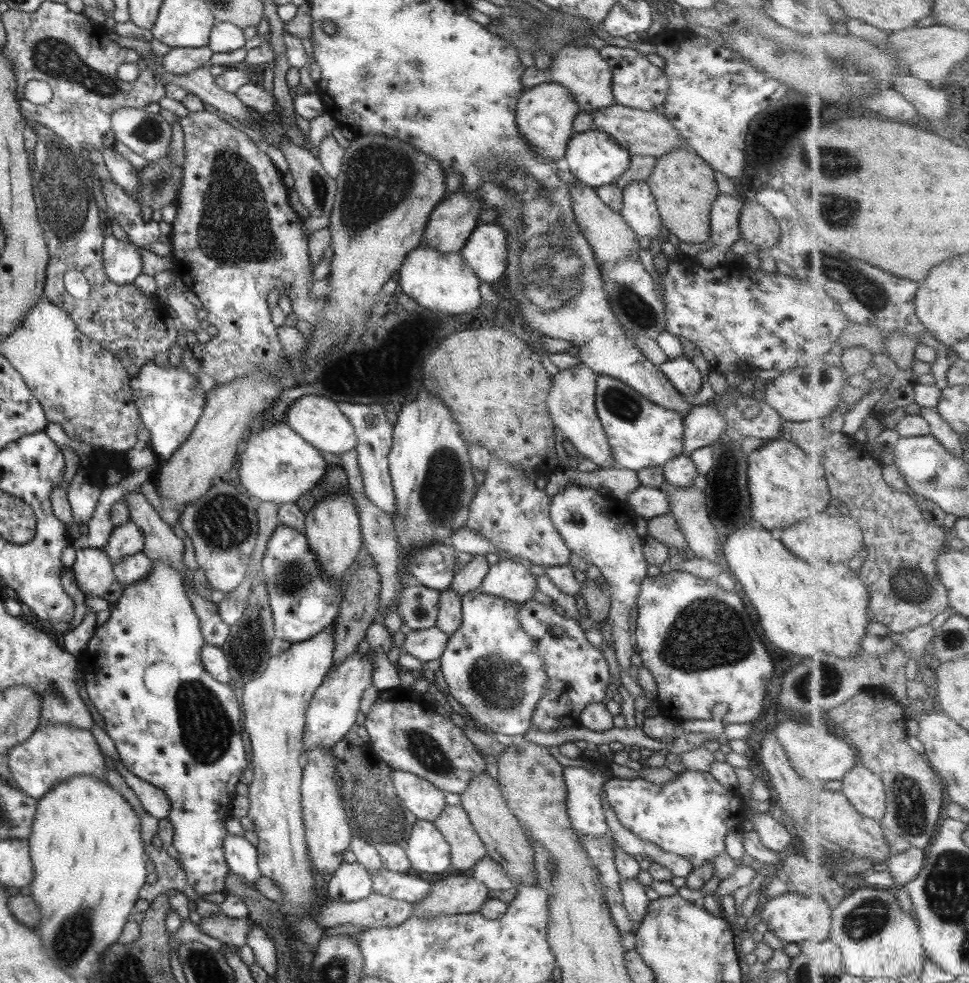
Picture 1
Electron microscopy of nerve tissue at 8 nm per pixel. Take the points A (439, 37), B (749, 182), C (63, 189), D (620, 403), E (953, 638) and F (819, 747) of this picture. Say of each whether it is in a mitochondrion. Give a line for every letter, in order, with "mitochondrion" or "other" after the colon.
A: other
B: other
C: mitochondrion
D: mitochondrion
E: mitochondrion
F: other

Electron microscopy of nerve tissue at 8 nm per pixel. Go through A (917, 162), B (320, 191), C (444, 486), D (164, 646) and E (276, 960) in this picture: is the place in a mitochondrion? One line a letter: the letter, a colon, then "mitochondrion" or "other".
A: other
B: mitochondrion
C: mitochondrion
D: other
E: other

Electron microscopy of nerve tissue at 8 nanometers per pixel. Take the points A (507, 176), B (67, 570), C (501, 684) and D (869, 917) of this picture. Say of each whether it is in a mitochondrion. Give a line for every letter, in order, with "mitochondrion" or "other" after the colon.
A: mitochondrion
B: other
C: mitochondrion
D: mitochondrion

